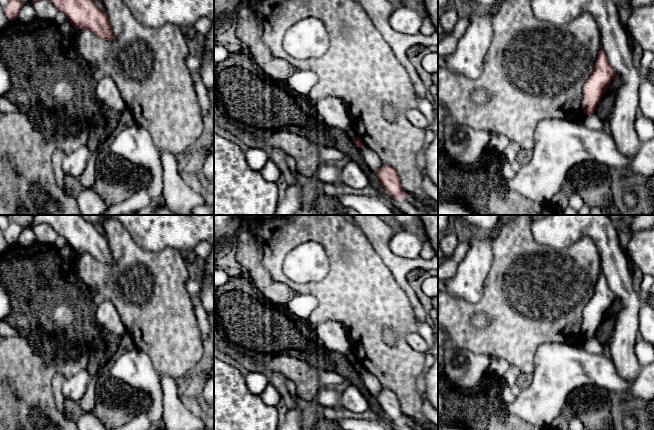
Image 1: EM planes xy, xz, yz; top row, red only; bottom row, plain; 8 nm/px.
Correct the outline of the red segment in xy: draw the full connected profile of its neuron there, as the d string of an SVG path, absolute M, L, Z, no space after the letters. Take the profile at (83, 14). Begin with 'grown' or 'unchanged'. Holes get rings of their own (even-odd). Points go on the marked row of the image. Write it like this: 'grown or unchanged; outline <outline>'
unchanged; outline M48 0L67 16L75 29L88 29L98 37L111 40L113 32L108 17L93 0Z

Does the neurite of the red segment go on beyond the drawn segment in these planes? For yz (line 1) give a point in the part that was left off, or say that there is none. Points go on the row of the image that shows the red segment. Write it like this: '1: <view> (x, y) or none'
1: none

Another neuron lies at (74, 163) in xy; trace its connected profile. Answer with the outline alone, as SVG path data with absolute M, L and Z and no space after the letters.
M85 144L65 155L62 162L63 173L79 178L86 168L91 154L87 144Z

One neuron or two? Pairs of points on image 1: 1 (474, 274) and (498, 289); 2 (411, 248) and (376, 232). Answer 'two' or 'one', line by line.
1: two
2: two

